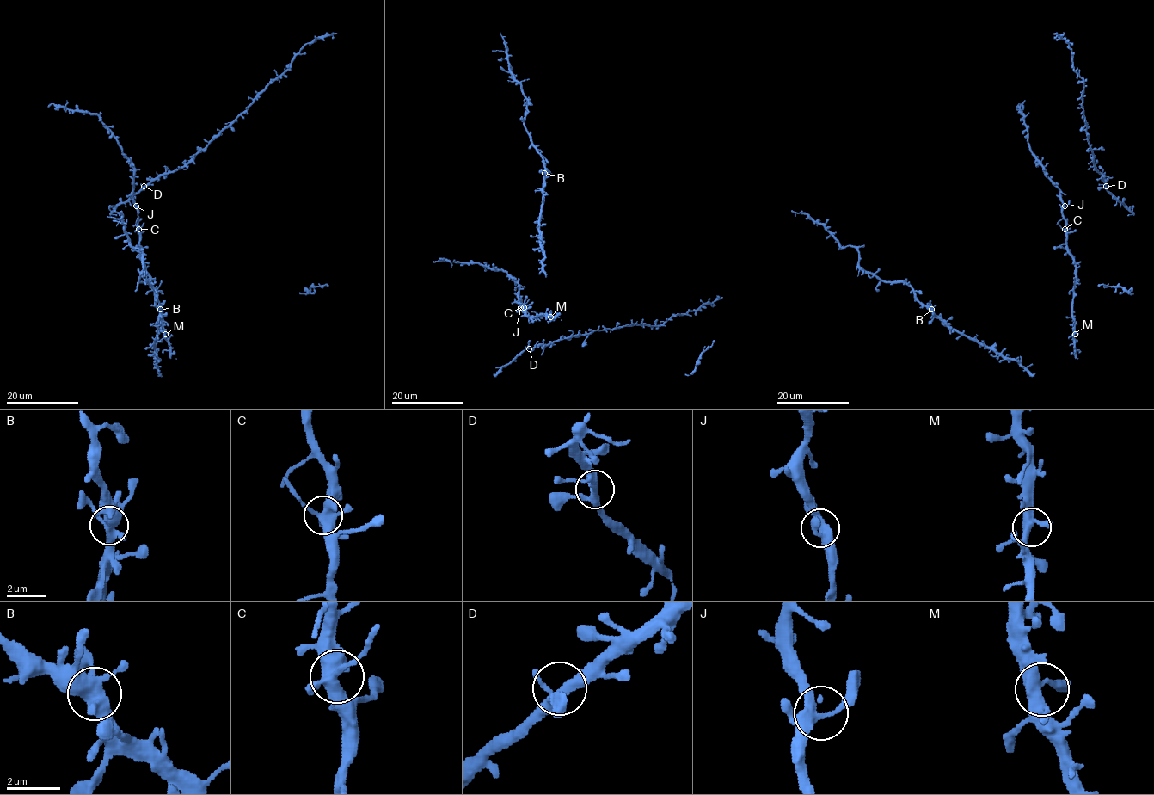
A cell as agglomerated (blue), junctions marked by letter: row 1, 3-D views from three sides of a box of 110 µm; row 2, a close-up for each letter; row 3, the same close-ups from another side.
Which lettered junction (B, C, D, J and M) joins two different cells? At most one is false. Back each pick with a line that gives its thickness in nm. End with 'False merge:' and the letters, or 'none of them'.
False merge: none of them

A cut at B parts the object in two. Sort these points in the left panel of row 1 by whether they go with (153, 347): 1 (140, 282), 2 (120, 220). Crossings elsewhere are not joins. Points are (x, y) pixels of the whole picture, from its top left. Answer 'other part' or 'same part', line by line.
1: other part
2: other part

